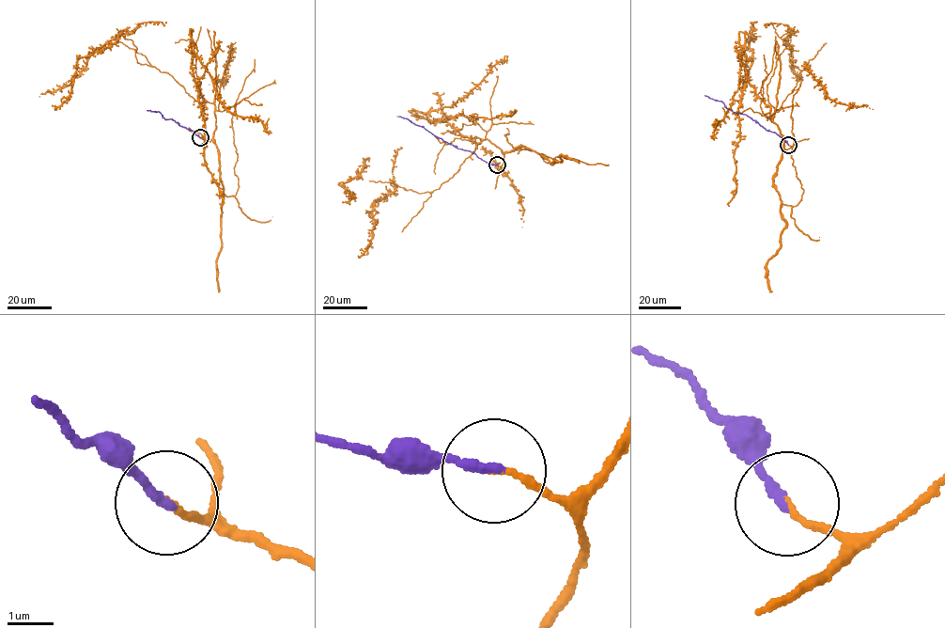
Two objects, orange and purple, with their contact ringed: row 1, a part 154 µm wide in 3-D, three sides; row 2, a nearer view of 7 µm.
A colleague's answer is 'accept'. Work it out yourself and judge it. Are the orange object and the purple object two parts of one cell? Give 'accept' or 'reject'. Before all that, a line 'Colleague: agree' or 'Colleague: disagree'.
Colleague: agree
accept

